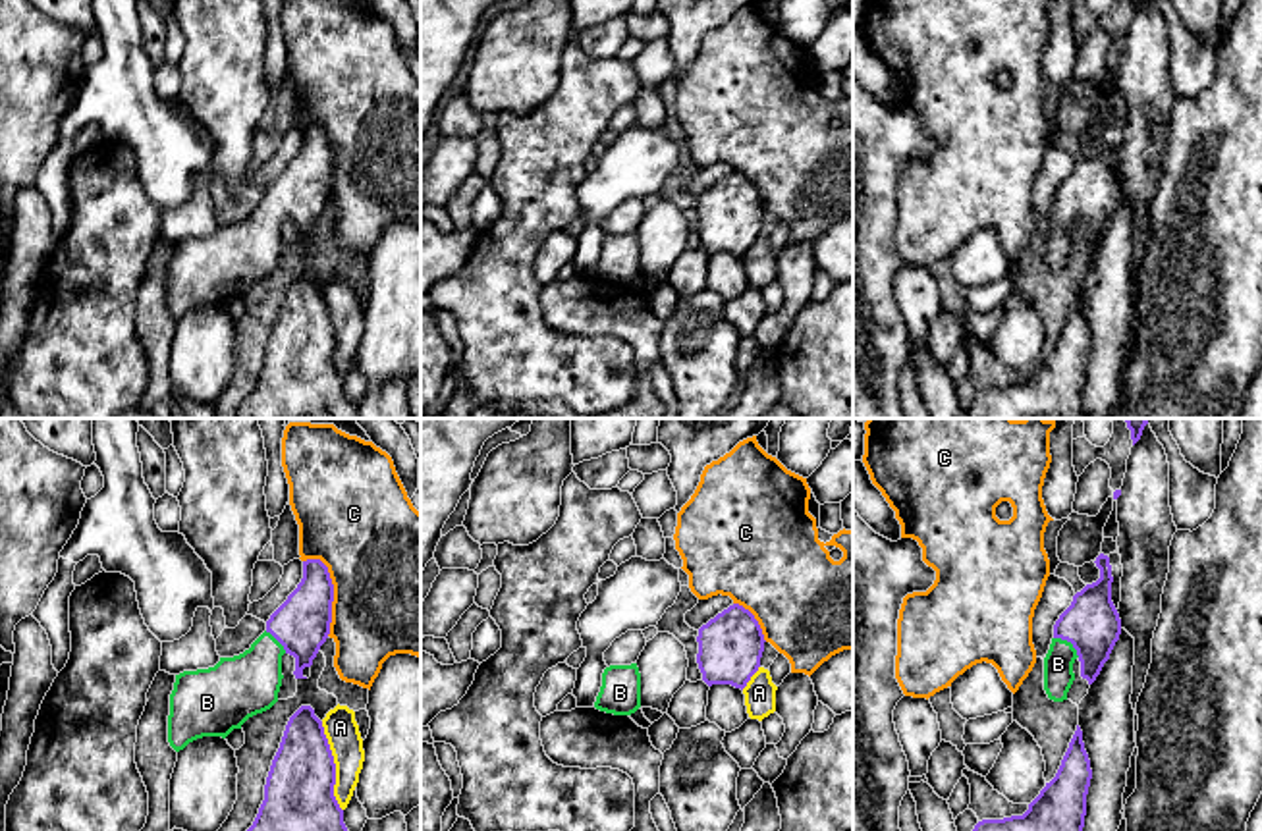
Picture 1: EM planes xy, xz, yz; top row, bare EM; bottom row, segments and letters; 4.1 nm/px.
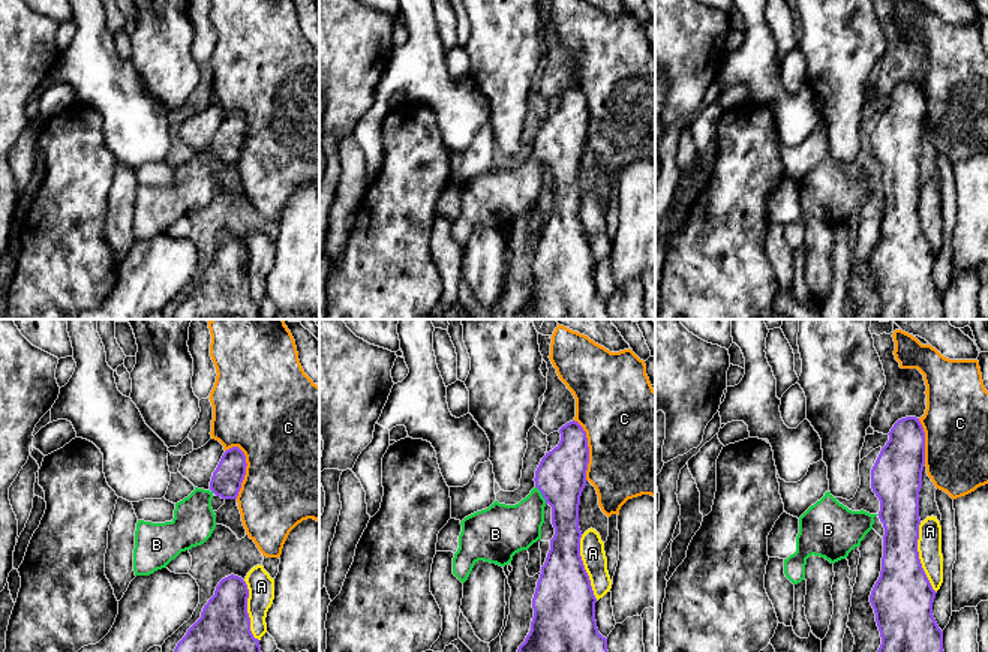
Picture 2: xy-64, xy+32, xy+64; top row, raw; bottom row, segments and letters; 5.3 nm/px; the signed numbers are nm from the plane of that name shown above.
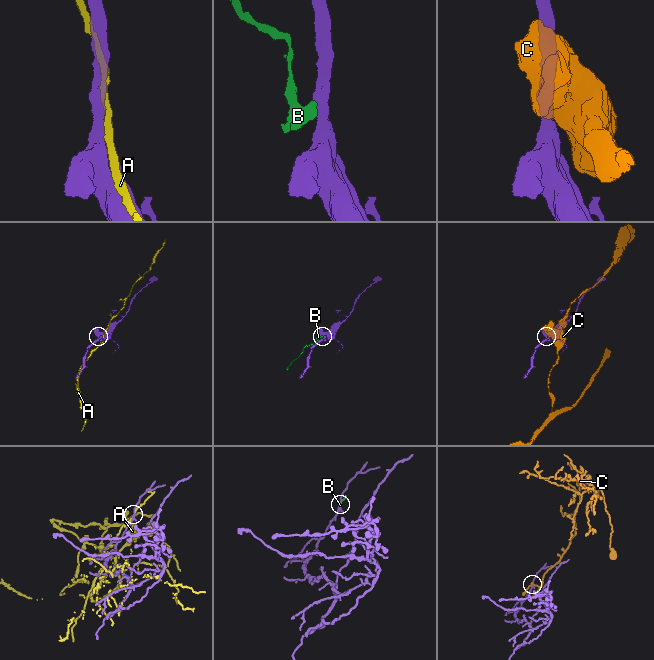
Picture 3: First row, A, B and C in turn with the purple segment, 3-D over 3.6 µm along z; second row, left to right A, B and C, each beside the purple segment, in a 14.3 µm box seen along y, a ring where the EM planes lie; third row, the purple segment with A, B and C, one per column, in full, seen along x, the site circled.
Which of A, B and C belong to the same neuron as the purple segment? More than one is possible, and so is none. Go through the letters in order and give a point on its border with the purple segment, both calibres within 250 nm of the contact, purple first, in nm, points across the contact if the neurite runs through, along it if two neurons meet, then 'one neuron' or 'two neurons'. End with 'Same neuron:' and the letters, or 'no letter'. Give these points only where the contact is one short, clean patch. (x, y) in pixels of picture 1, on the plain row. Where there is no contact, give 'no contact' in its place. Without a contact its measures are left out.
A: xy (334, 334) | 320/140 nm | two neurons
B: yz (1069, 209) | 240/130 nm | across yz (1091, 191), (1069, 209), (1058, 232) | one neuron
C: xy (332, 160) | 240/500 nm | along xy (307, 126), (317, 126), (330, 143), (332, 189), (329, 203) | two neurons
Same neuron: B

